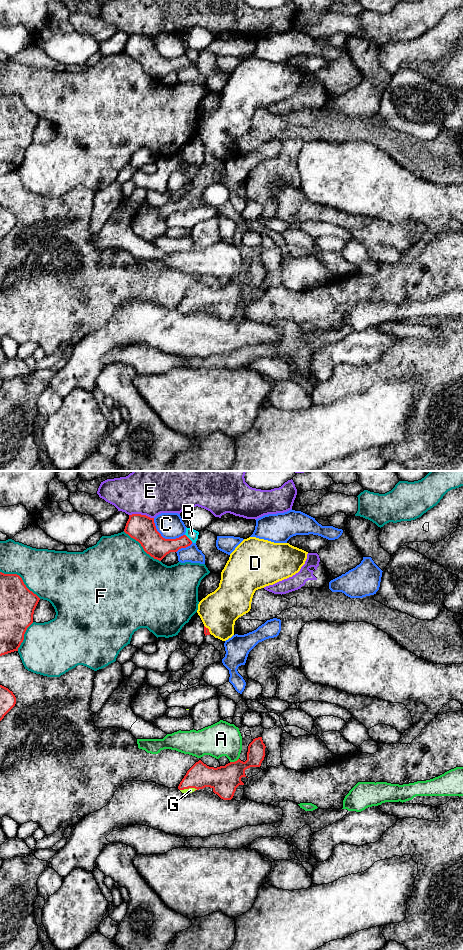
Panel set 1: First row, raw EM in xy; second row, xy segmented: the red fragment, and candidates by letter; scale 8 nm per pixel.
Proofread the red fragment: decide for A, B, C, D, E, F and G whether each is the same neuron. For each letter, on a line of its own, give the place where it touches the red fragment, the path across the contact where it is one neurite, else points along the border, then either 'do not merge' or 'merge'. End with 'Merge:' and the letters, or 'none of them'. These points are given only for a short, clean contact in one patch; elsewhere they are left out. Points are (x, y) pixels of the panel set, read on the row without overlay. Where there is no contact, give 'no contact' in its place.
A: meets red in xy at (235, 281); do not merge
B: meets red in xy at (188, 58); border along xy (185, 54), (192, 61); do not merge
C: meets red in xy at (164, 58); do not merge
D: meets red in xy at (208, 149); border along xy (204, 145), (210, 153); do not merge
E: meets red in xy at (140, 34); do not merge
F: meets red in xy at (21, 99); do not merge
G: meets red in xy at (188, 308); runs through xy (199, 296), (188, 308), (190, 310); merge
Merge: G

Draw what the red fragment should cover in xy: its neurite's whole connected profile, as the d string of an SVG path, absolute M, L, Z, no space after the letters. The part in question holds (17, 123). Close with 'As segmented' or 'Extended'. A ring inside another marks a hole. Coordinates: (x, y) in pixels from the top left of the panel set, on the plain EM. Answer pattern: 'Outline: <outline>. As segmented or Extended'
Outline: M0 92L0 176L18 171L39 120L19 95Z. As segmented

